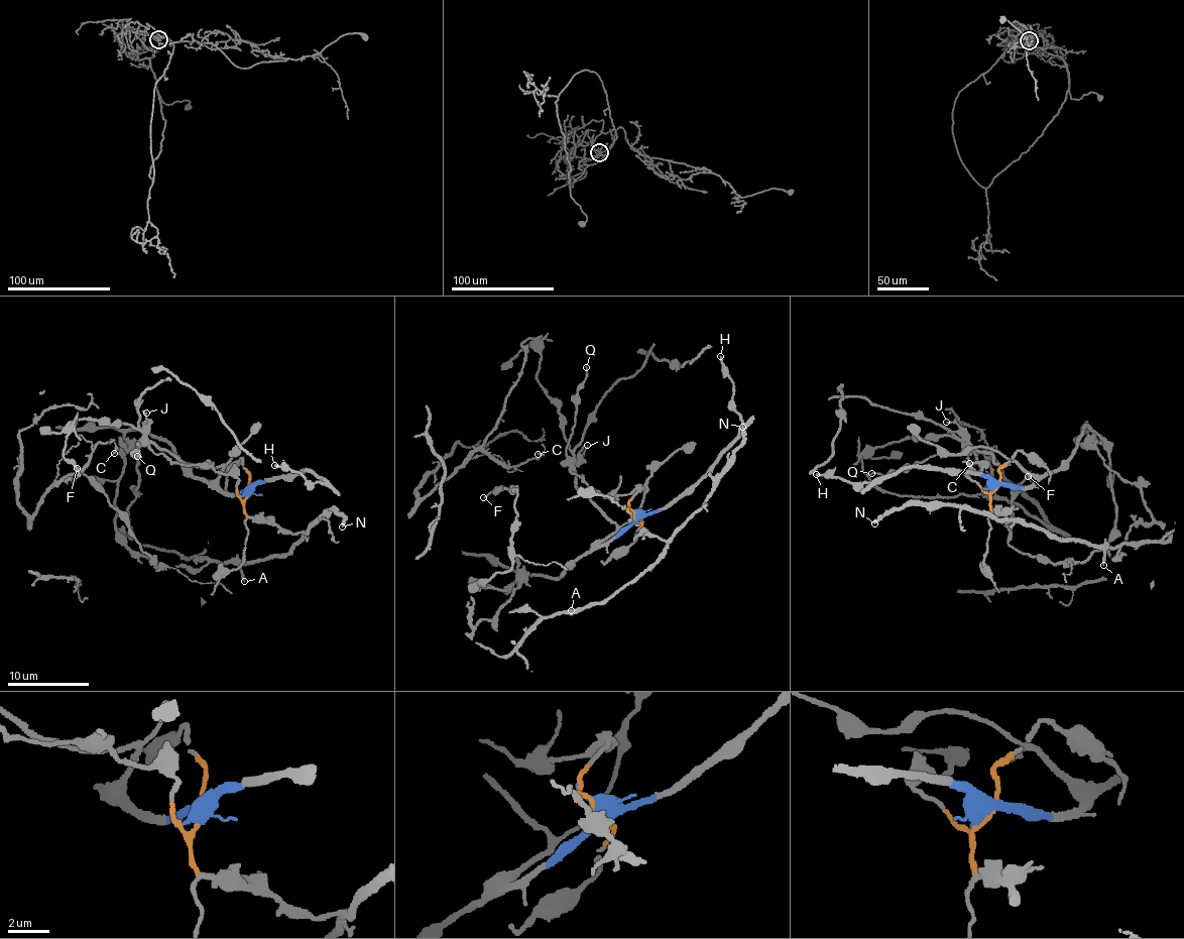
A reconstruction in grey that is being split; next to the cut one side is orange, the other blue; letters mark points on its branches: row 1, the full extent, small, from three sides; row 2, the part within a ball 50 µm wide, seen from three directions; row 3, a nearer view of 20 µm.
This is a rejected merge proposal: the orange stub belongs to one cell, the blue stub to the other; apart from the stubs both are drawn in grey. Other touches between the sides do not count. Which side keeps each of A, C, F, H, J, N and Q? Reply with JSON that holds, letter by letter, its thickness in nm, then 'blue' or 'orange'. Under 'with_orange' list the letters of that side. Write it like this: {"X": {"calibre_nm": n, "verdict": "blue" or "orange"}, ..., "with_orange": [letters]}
{"A": {"calibre_nm": 170, "verdict": "orange"}, "C": {"calibre_nm": 160, "verdict": "blue"}, "F": {"calibre_nm": 120, "verdict": "blue"}, "H": {"calibre_nm": 200, "verdict": "blue"}, "J": {"calibre_nm": 140, "verdict": "orange"}, "N": {"calibre_nm": 240, "verdict": "orange"}, "Q": {"calibre_nm": 110, "verdict": "blue"}, "with_orange": ["A", "J", "N"]}

